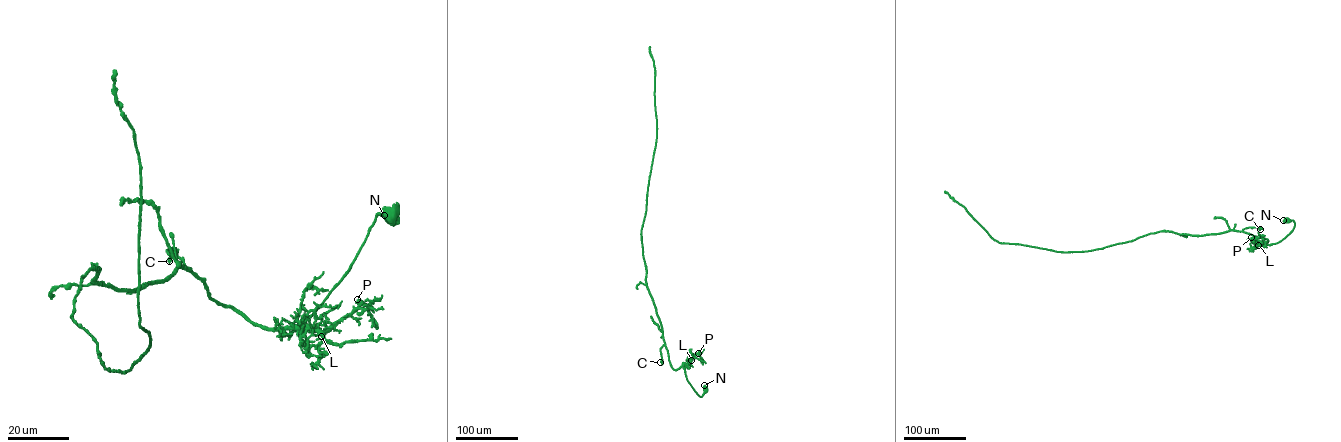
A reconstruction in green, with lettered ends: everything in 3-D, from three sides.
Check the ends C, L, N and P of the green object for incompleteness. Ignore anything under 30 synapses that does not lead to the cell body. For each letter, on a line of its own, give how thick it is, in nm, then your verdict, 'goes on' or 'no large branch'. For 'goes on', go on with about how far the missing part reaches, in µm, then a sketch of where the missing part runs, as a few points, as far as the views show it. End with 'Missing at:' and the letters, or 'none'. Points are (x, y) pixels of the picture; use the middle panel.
C: 500 nm thick; no large branch
L: 280 nm thick; goes on; about 25 µm are missing
N: 200 nm thick; no large branch
P: 180 nm thick; no large branch
Missing at: L

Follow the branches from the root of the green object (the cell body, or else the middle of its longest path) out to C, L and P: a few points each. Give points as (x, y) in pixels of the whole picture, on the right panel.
C: (1289, 220), (1294, 223), (1293, 230), (1274, 244), (1265, 244), (1267, 239), (1242, 231), (1249, 227), (1260, 229)
L: (1289, 220), (1293, 221), (1294, 226), (1281, 240), (1258, 245)
P: (1289, 220), (1294, 223), (1293, 230), (1277, 243), (1254, 244), (1251, 237)

